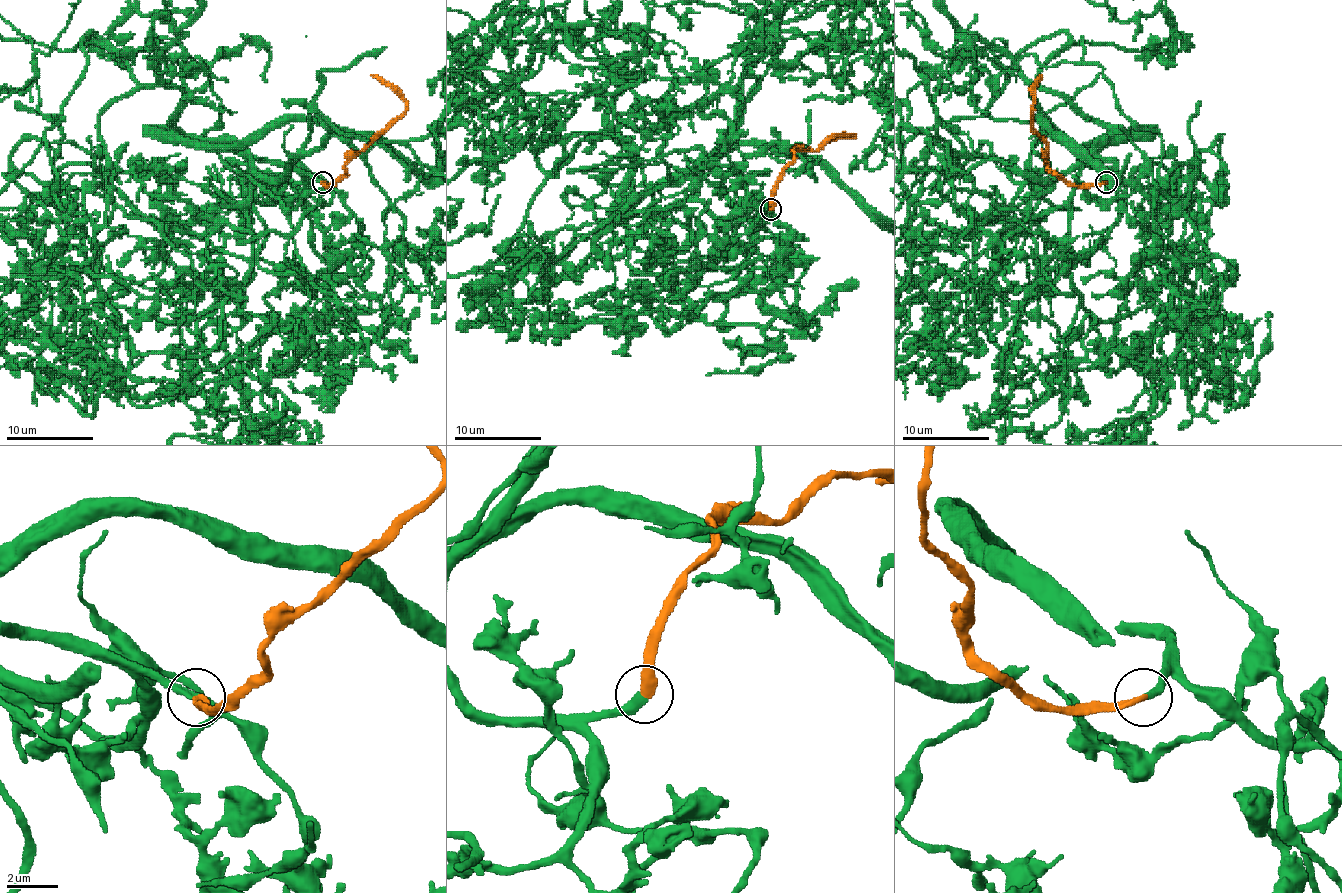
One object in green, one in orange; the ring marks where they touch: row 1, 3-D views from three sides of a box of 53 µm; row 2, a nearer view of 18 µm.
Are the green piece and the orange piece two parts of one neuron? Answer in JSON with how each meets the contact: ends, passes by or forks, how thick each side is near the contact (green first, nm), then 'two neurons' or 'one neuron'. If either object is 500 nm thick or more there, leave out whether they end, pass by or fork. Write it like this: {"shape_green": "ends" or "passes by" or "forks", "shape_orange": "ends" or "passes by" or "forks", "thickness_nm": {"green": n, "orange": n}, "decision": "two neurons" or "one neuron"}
{"shape_green": "ends", "shape_orange": "ends", "thickness_nm": {"green": 300, "orange": 320}, "decision": "one neuron"}

